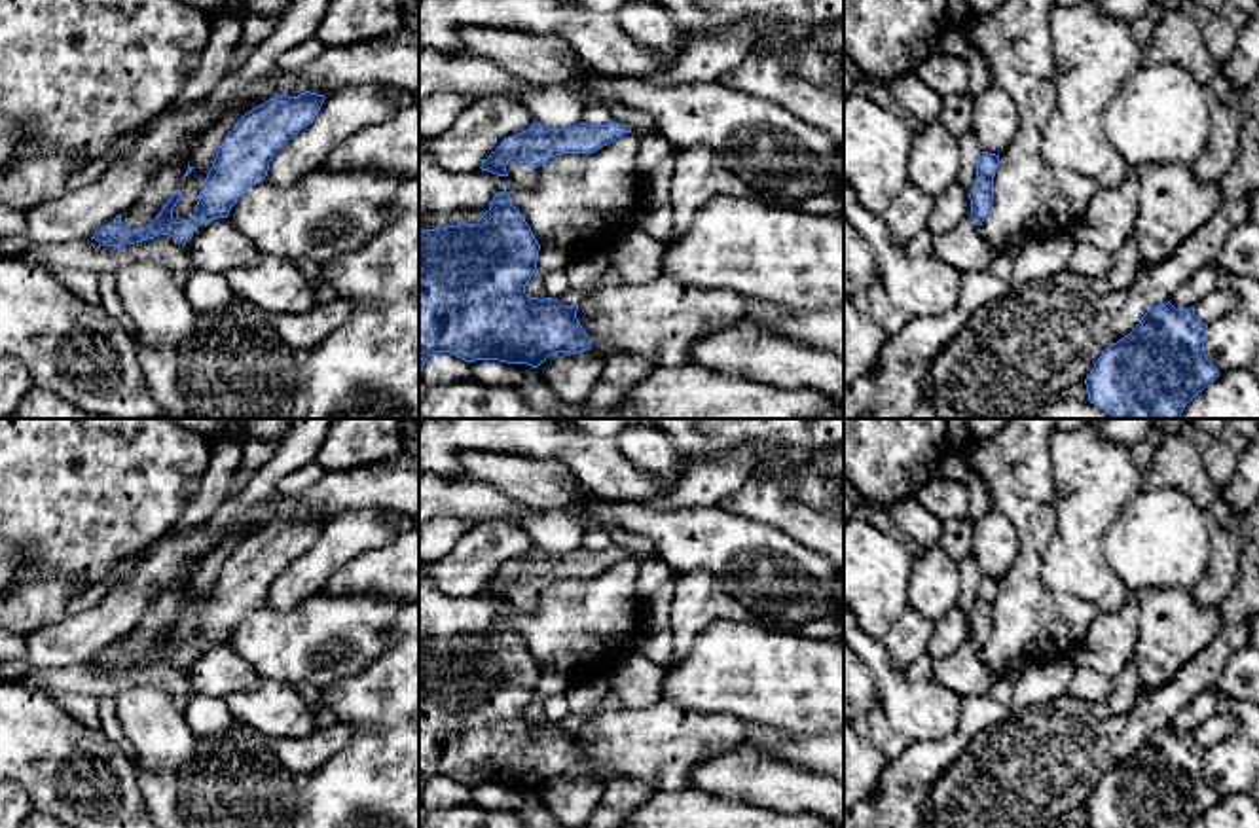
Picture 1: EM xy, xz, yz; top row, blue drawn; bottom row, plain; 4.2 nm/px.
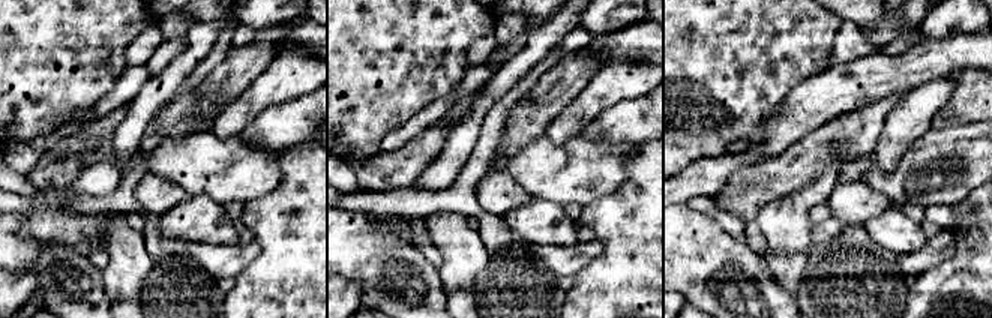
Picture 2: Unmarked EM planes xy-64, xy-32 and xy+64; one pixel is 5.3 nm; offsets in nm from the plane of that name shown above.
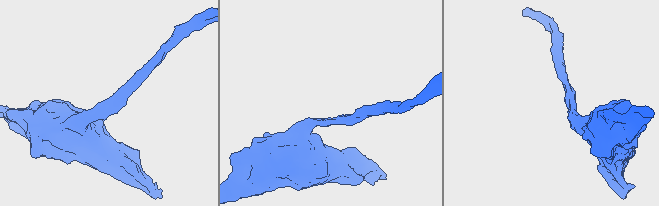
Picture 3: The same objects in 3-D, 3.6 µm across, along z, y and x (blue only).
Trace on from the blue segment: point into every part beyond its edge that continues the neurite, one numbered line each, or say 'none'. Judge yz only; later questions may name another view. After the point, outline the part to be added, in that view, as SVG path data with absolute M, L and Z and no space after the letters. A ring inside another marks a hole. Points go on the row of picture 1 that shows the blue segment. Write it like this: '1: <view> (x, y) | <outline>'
none

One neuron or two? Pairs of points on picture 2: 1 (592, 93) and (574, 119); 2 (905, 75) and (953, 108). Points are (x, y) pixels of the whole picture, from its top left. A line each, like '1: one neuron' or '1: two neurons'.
1: one neuron
2: two neurons

